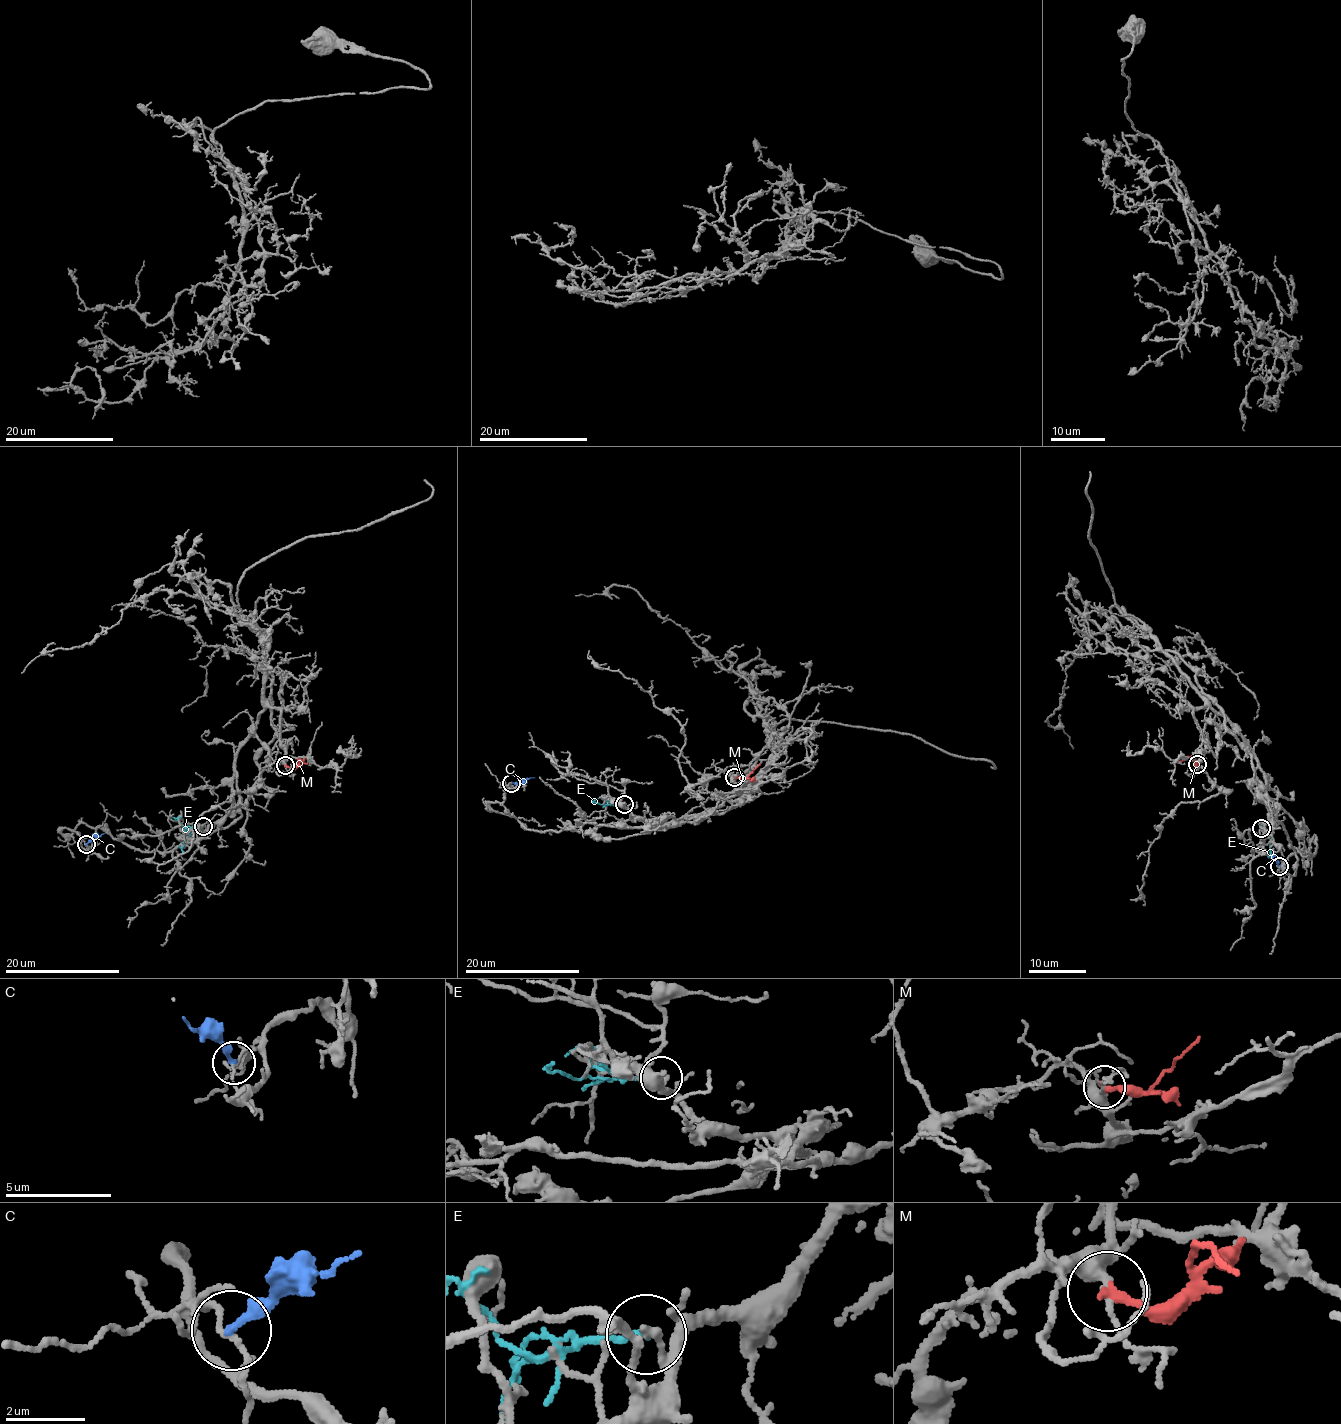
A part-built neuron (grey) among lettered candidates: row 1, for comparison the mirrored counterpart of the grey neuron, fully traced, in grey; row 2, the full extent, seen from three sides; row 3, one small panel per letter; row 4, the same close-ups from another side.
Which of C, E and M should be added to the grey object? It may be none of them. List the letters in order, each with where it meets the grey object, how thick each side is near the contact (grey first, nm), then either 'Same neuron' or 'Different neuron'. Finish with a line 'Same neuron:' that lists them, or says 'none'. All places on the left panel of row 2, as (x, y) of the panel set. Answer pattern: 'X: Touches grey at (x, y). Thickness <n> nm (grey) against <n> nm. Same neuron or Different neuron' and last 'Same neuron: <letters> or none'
C: Touches grey at (86, 844). Thickness 100 nm (grey) against 260 nm. Different neuron
E: Touches grey at (203, 826). Thickness 140 nm (grey) against 140 nm. Different neuron
M: Touches grey at (285, 765). Thickness 170 nm (grey) against 240 nm. Different neuron
Same neuron: none

